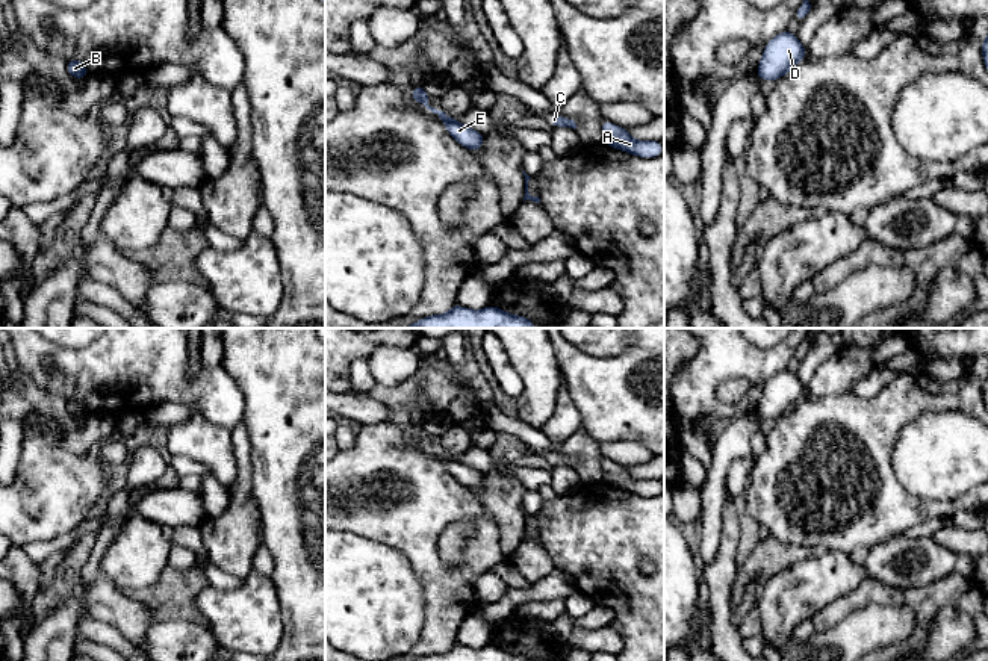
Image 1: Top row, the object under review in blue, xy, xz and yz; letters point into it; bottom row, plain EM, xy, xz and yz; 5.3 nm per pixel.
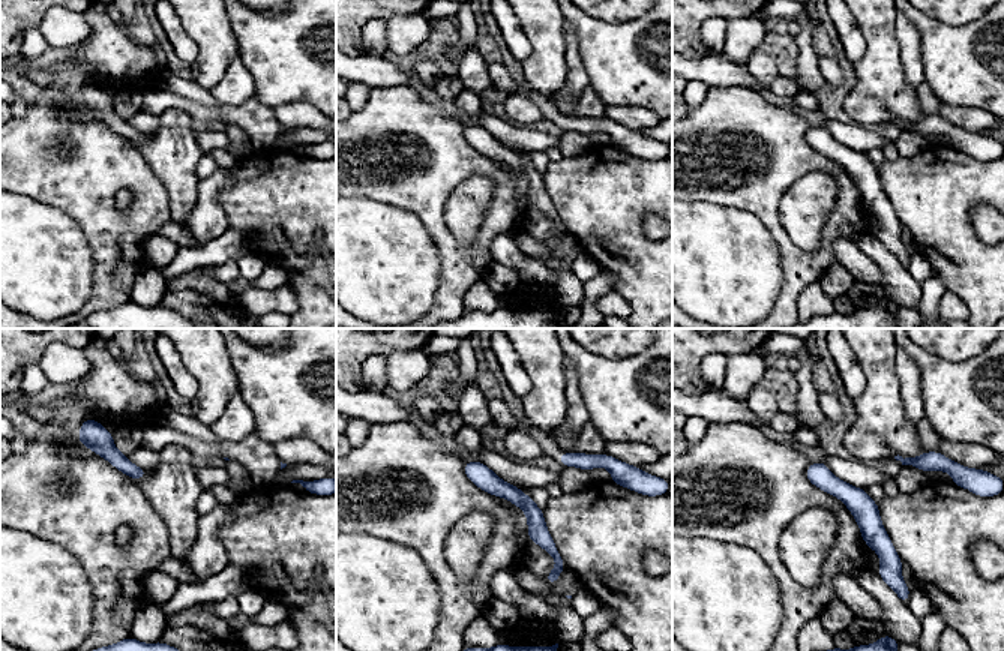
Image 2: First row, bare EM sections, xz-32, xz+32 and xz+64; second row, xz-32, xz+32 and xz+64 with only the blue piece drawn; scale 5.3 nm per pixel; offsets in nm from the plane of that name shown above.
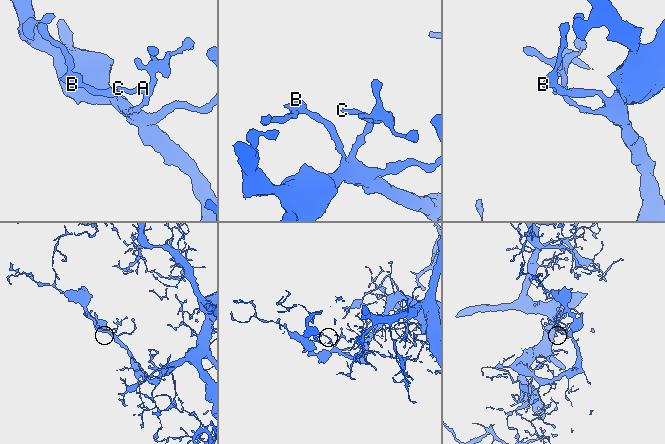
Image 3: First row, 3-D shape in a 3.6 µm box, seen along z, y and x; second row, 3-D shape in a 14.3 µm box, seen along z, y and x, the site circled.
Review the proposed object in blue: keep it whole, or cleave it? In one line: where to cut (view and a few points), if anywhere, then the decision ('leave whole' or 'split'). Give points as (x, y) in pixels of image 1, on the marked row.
no cut; leave whole

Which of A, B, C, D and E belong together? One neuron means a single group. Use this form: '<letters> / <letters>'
A B C D E

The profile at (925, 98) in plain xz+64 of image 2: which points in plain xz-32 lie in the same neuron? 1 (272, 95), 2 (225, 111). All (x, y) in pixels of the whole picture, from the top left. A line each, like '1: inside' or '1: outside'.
1: outside
2: inside

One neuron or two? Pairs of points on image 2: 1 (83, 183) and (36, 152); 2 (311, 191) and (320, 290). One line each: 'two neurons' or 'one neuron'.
1: one neuron
2: one neuron

